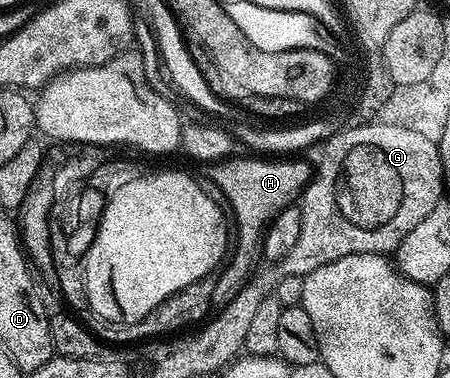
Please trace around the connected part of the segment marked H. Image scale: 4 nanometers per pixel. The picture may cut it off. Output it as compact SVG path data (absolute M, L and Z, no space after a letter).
M231 156L205 167L210 177L209 185L214 185L226 197L225 205L228 210L230 205L229 213L232 215L232 230L238 233L238 247L235 250L233 247L228 261L217 271L216 288L212 292L214 308L229 304L245 288L246 283L255 277L254 269L258 261L264 258L262 242L266 239L266 229L273 218L284 212L284 208L295 205L301 199L302 191L310 185L312 177L312 166L300 158L302 156L248 157L252 158Z

